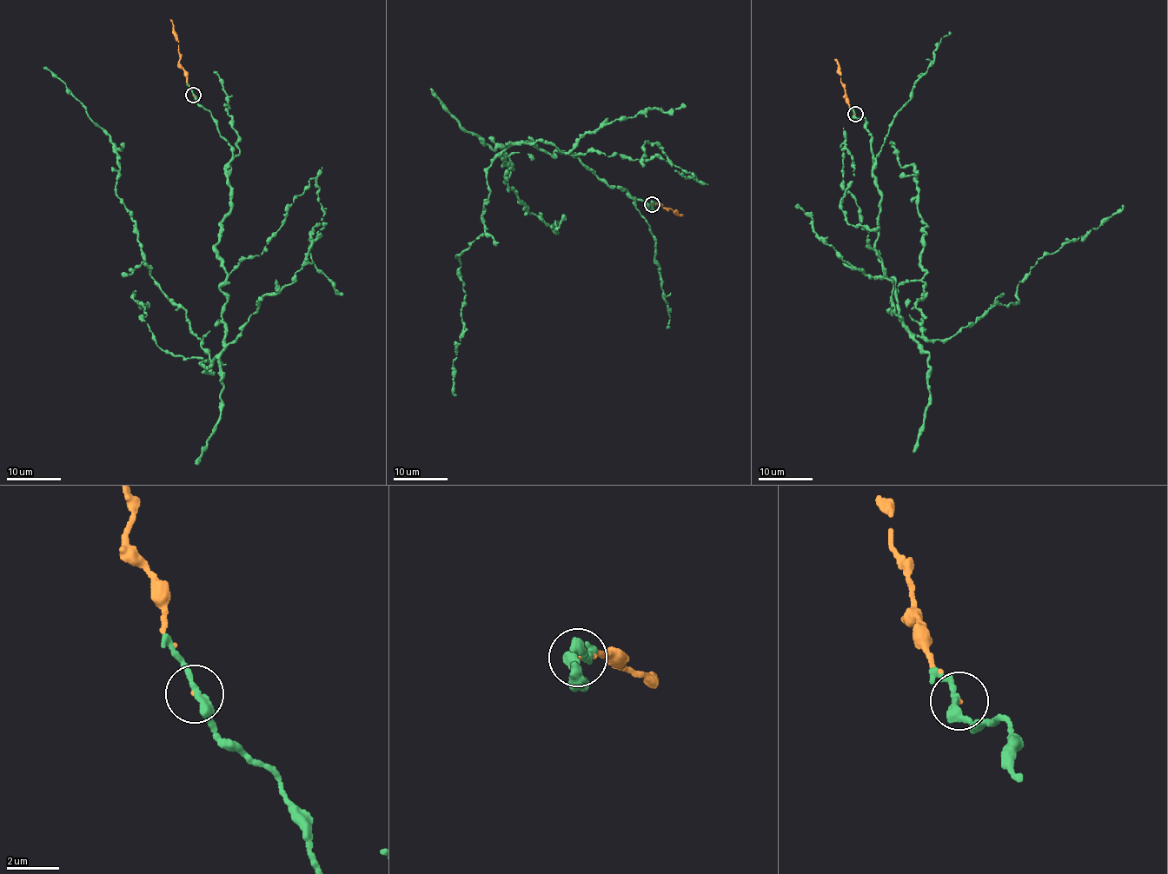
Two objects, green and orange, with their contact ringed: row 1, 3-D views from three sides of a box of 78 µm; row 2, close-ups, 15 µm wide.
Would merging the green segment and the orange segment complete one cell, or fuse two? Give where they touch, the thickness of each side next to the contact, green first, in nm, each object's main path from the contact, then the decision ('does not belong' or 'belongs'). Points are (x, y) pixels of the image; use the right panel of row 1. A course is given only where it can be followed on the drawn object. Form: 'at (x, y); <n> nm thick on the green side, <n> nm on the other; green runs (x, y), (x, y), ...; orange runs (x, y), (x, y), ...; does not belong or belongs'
at (855, 114); 280 nm thick on the green side, 90 nm on the other; green runs (855, 113), (881, 201), (875, 252), (898, 318), (921, 337), (927, 224), (913, 166), (889, 143); orange runs (855, 113), (849, 107), (835, 60); belongs

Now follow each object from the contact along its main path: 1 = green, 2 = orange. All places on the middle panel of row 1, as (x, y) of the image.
1: (653, 205), (571, 151), (552, 156), (528, 141), (505, 148), (508, 190), (558, 232), (552, 223)
2: (653, 205), (655, 203), (682, 215)

